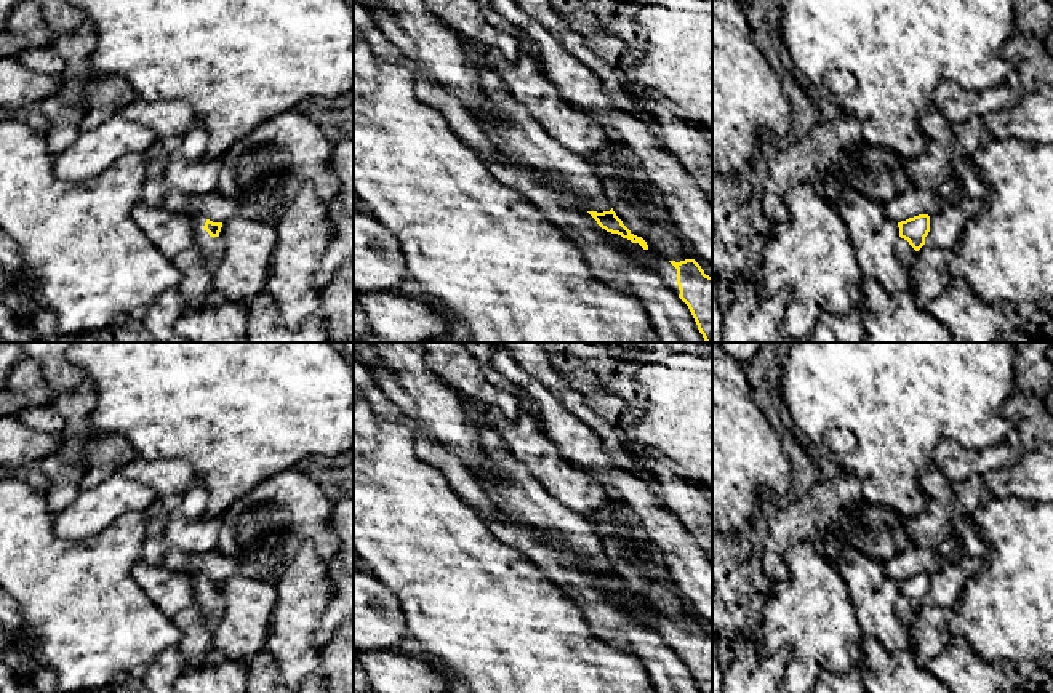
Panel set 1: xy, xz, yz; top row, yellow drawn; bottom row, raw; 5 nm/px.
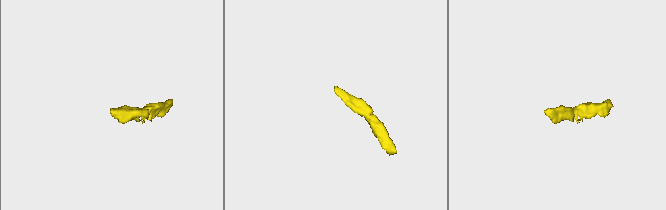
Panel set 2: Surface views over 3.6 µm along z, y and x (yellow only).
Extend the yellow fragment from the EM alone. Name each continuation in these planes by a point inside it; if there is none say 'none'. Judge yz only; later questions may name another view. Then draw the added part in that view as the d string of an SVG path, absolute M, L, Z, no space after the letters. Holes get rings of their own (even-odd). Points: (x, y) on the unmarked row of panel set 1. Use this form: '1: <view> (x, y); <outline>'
1: yz (904, 610); M899 595L896 603L896 613L899 619L907 623L915 615L915 611L917 610L909 603L909 600Z

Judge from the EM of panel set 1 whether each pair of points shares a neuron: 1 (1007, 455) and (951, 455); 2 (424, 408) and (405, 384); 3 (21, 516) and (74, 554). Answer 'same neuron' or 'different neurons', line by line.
1: same neuron
2: same neuron
3: same neuron

